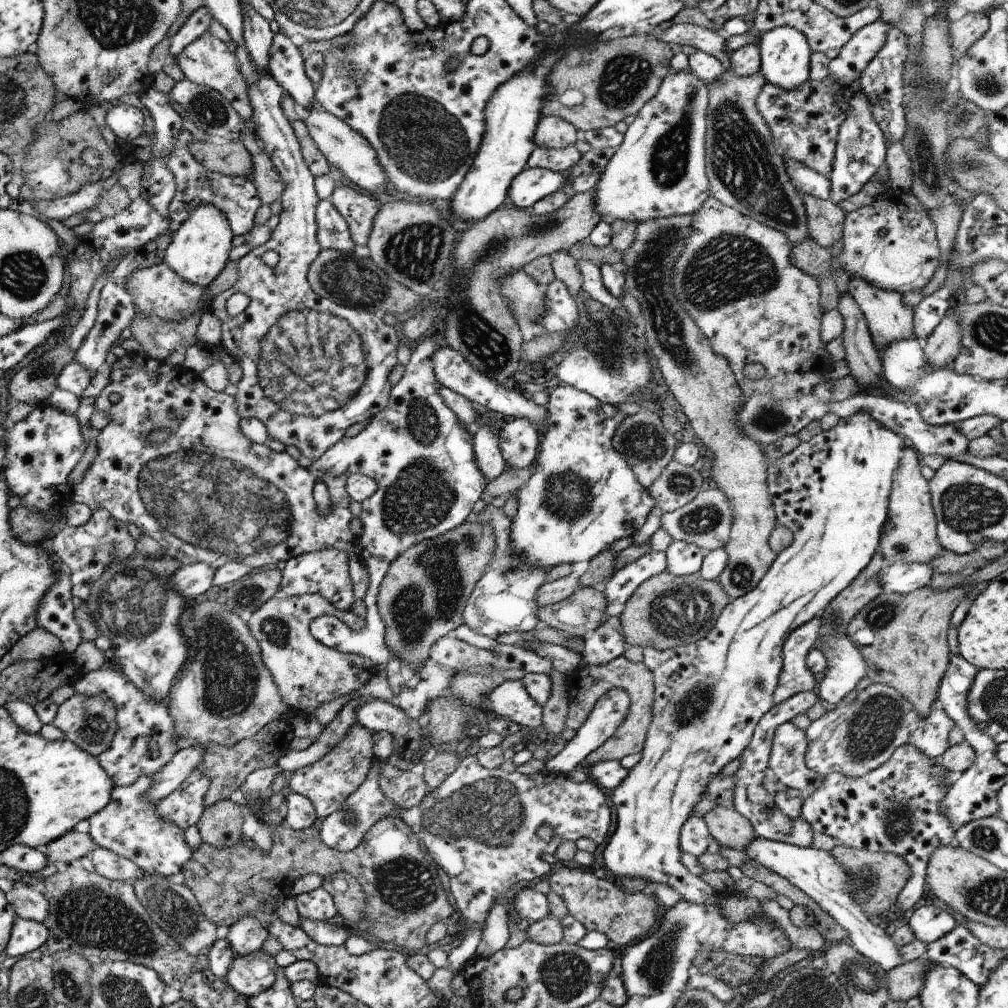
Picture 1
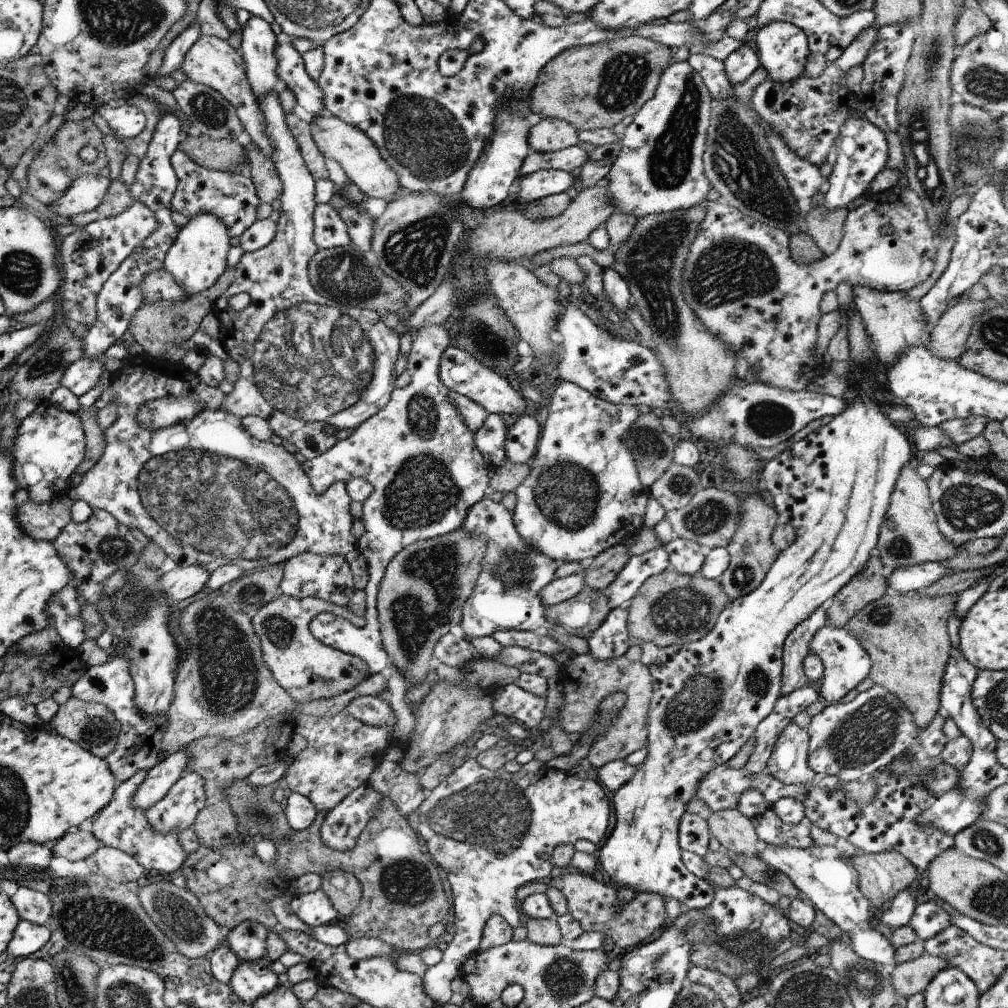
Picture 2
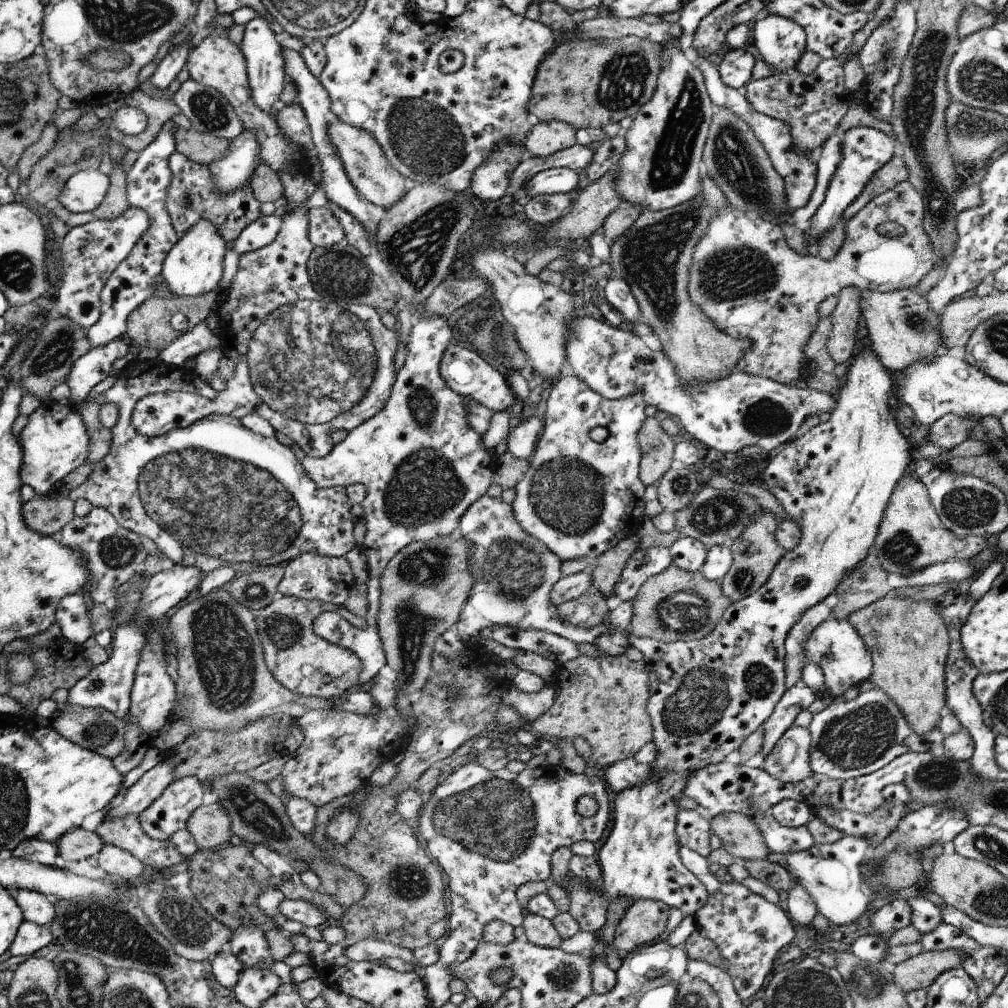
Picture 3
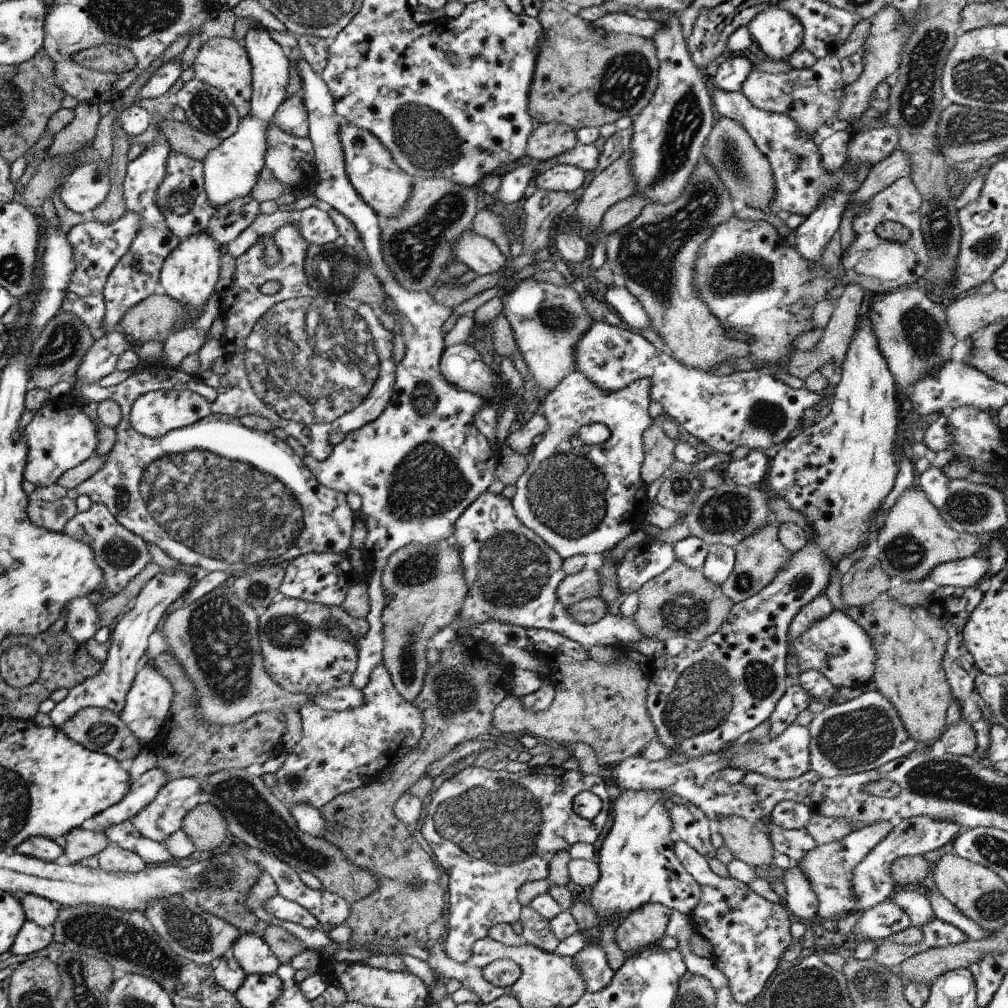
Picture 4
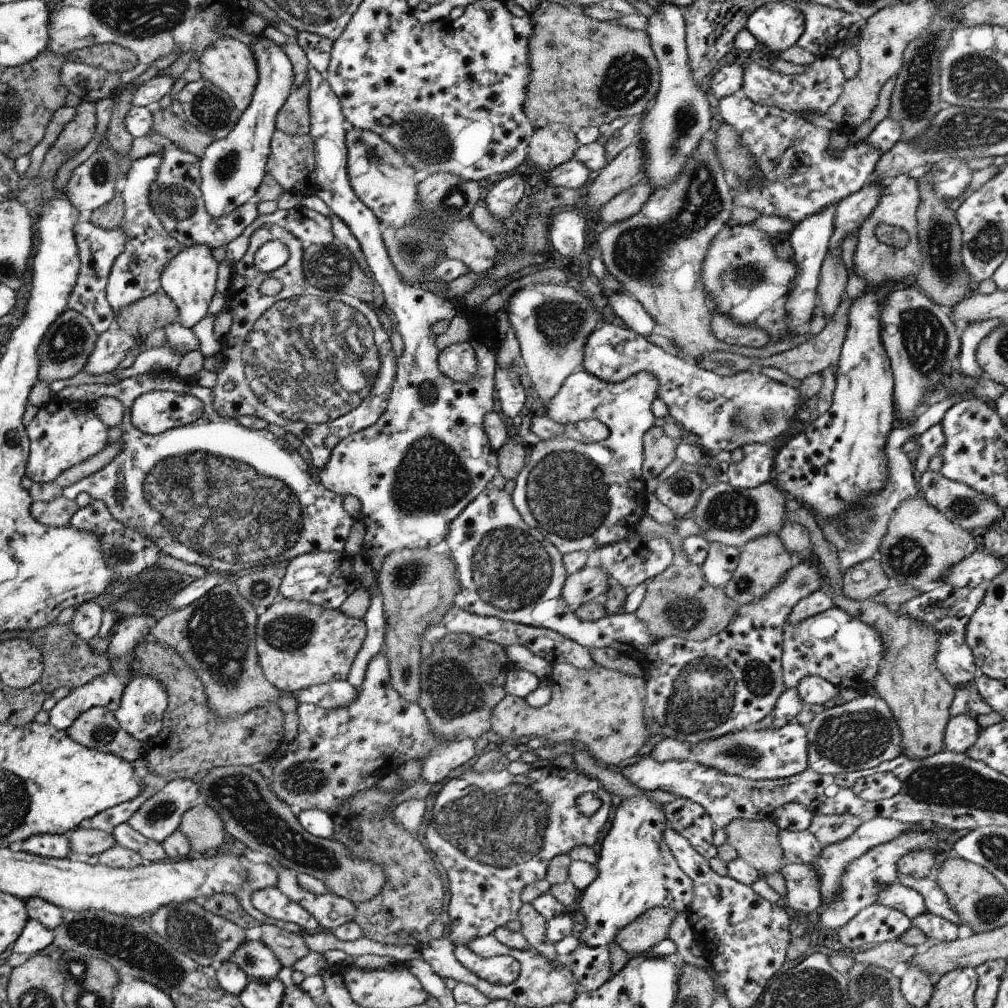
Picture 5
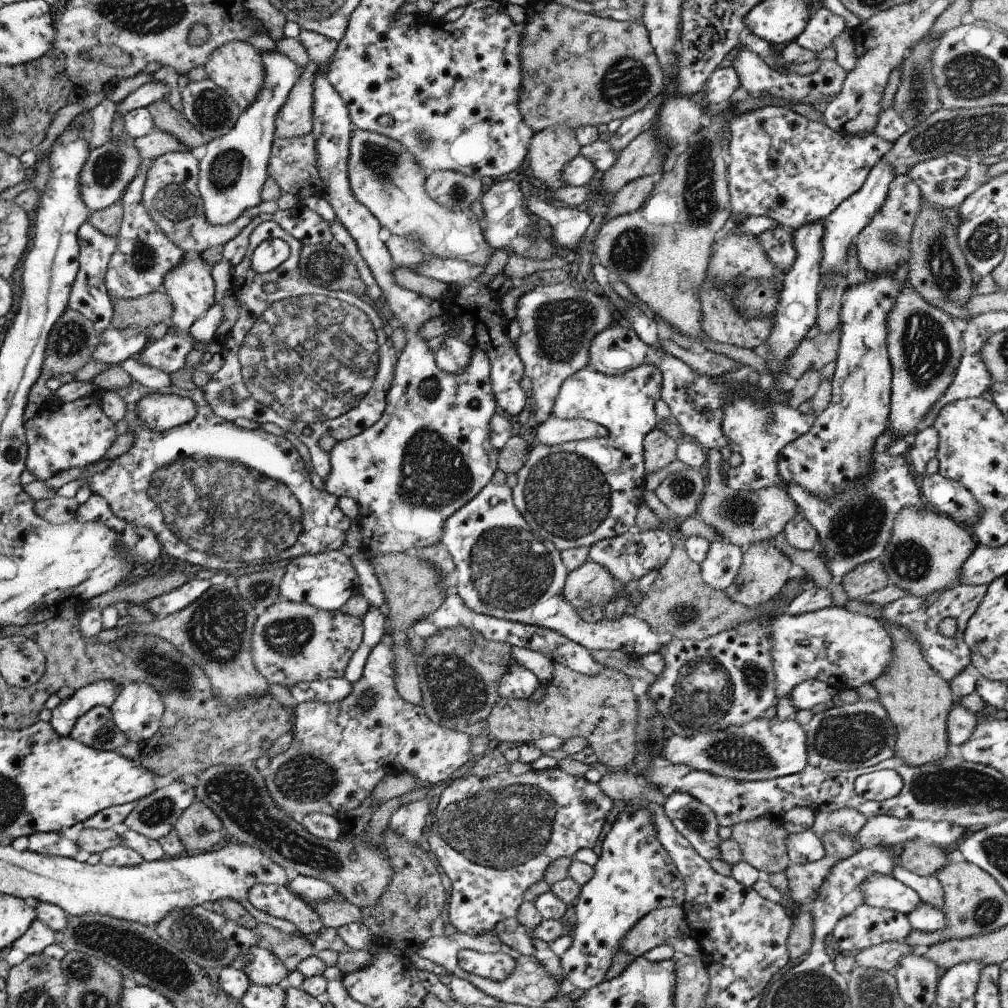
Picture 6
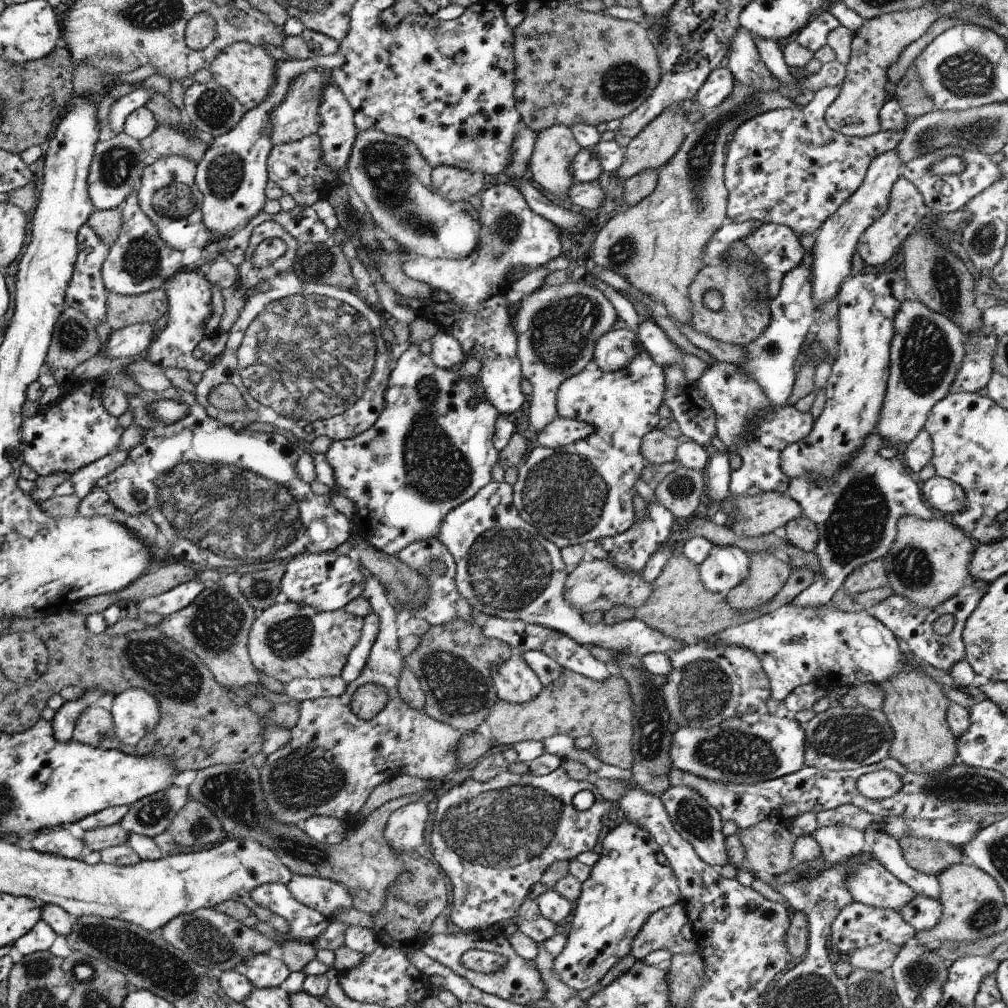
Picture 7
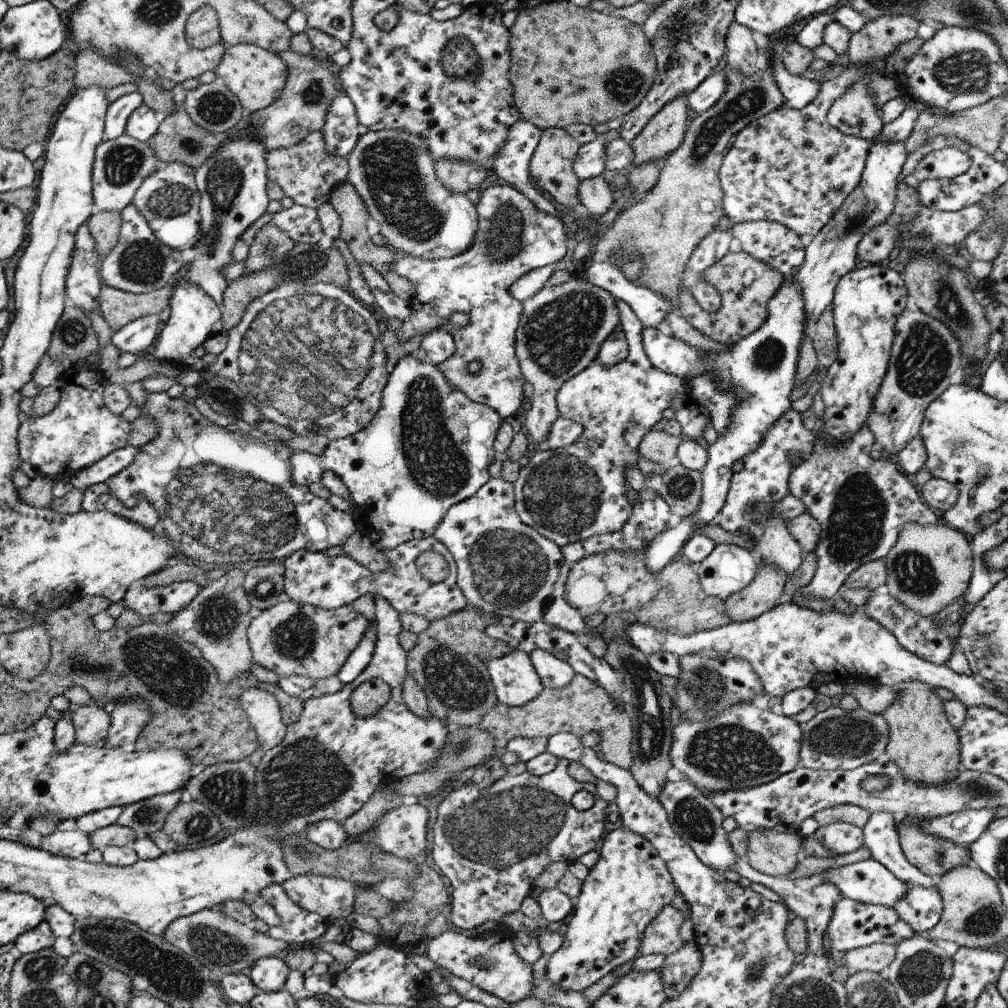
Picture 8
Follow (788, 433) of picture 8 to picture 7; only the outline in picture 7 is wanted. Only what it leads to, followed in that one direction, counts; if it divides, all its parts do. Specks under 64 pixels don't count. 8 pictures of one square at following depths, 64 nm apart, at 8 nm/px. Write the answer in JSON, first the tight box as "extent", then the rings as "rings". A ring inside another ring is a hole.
{"extent":[695,362,813,498],"rings":[[[713,362],[695,381],[695,385],[706,398],[707,404],[712,406],[718,438],[742,459],[742,466],[738,470],[731,470],[729,493],[732,498],[756,496],[764,492],[786,493],[790,479],[782,472],[782,450],[808,438],[813,426],[812,414],[798,412],[789,405],[774,410],[758,382],[742,374],[742,370],[738,370],[738,366],[733,363]]]}

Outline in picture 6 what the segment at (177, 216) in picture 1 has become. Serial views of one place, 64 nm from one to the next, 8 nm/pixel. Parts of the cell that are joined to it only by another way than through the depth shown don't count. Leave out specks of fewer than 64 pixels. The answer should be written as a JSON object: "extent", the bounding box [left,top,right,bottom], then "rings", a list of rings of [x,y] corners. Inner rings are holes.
{"extent":[142,152,256,253],"rings":[[[169,152],[152,160],[146,170],[145,190],[142,190],[142,206],[150,218],[158,223],[162,232],[183,252],[196,250],[202,253],[212,246],[224,246],[233,240],[252,222],[256,211],[244,210],[240,218],[226,226],[212,226],[204,216],[202,196],[198,189],[199,161],[191,152]]]}

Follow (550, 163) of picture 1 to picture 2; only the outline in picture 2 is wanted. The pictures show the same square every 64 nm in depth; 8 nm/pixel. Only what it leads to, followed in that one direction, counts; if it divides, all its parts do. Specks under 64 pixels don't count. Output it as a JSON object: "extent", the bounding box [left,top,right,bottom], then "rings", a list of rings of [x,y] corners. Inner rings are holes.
{"extent":[518,145,588,177],"rings":[[[575,145],[560,151],[536,152],[532,150],[518,172],[520,177],[532,174],[538,170],[562,170],[568,173],[576,168],[582,168],[588,160],[588,153]]]}

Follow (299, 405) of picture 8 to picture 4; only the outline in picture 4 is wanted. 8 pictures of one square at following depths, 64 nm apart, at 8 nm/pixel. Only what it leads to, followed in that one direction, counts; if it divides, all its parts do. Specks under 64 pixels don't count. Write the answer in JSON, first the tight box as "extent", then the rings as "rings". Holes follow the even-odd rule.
{"extent":[129,224,397,461],"rings":[[[286,224],[282,226],[282,228],[278,228],[278,230],[272,234],[272,239],[276,242],[276,246],[280,248],[280,254],[282,254],[280,262],[274,264],[274,266],[266,266],[266,264],[264,264],[264,242],[250,246],[250,249],[245,254],[236,258],[234,279],[228,291],[220,293],[220,302],[222,302],[222,304],[220,304],[220,316],[222,316],[222,320],[224,320],[225,331],[220,342],[224,350],[224,357],[228,360],[228,371],[221,376],[220,386],[216,388],[216,400],[214,402],[208,402],[208,400],[205,400],[198,393],[189,391],[187,388],[150,391],[137,398],[131,406],[132,412],[129,414],[129,421],[132,423],[135,431],[147,437],[159,437],[170,432],[172,429],[187,427],[199,420],[203,420],[208,414],[222,414],[238,419],[246,415],[256,414],[257,416],[268,419],[276,428],[282,428],[282,430],[286,431],[288,436],[293,437],[295,442],[302,445],[310,458],[316,461],[323,461],[333,450],[333,446],[328,441],[330,434],[332,435],[337,432],[348,434],[354,432],[362,428],[362,426],[374,422],[374,420],[376,420],[386,409],[393,394],[397,366],[392,352],[394,348],[392,340],[395,336],[395,331],[386,330],[377,318],[378,310],[368,304],[354,302],[354,310],[356,310],[356,312],[352,312],[350,308],[346,308],[346,306],[342,306],[342,304],[334,304],[334,302],[326,300],[324,296],[317,296],[317,290],[309,285],[309,280],[304,270],[304,260],[306,259],[306,254],[310,245],[302,238],[300,226],[298,226],[298,224]],[[268,280],[276,280],[278,284],[281,284],[282,288],[280,288],[280,292],[273,296],[262,294],[262,292],[260,292],[260,286],[268,282]]]}

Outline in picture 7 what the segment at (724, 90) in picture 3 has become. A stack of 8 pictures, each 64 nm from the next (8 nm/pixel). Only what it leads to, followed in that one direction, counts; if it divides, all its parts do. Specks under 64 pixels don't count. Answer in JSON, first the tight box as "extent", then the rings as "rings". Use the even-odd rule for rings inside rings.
{"extent":[724,86,908,237],"rings":[[[826,86],[816,92],[816,96],[802,110],[774,109],[760,116],[754,116],[738,126],[724,160],[724,186],[728,190],[727,218],[732,223],[748,220],[762,223],[777,223],[788,226],[798,237],[815,235],[820,226],[840,208],[864,181],[870,160],[882,152],[897,149],[904,132],[908,130],[908,120],[898,132],[880,131],[866,138],[848,137],[831,130],[826,123],[828,106],[838,98],[842,86]]]}

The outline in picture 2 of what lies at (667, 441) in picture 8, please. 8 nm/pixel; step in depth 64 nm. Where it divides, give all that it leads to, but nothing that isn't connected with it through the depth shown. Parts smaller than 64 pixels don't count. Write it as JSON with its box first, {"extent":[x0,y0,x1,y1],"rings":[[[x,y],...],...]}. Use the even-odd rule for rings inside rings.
{"extent":[628,411,676,490],"rings":[[[652,411],[642,414],[630,428],[628,446],[646,490],[673,464],[676,443],[673,436],[664,432],[661,420]]]}

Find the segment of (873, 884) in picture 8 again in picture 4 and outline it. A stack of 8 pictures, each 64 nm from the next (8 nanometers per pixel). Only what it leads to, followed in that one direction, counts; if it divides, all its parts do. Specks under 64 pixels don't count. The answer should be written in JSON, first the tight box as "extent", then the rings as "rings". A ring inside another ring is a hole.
{"extent":[888,888,936,930],"rings":[[[899,888],[894,890],[888,900],[894,901],[898,906],[901,906],[911,918],[911,924],[918,930],[936,918],[929,898],[918,891],[909,892]]]}

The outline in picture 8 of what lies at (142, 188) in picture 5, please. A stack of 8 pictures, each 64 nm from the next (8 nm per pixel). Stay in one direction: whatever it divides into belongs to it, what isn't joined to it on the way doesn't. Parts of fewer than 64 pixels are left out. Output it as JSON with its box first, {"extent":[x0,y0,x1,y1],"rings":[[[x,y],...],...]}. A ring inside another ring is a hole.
{"extent":[99,202,185,294],"rings":[[[134,202],[122,210],[122,219],[121,240],[101,262],[99,276],[102,280],[112,288],[131,294],[154,292],[176,282],[176,273],[185,265],[182,252],[170,249],[157,238]]]}

